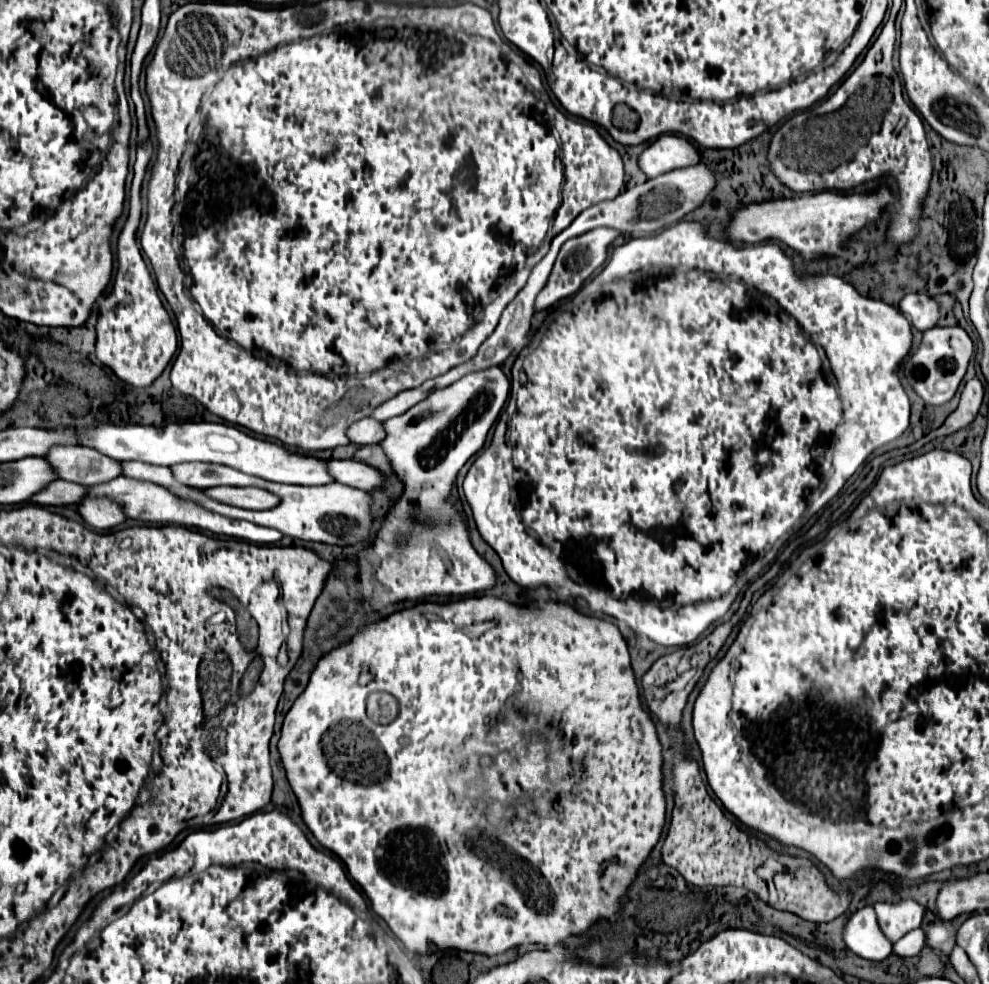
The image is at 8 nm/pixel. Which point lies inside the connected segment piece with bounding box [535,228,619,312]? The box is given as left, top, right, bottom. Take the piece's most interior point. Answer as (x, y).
(579, 257)

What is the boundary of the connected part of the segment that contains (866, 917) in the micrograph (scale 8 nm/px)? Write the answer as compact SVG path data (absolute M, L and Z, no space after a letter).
M871 906L857 910L843 926L843 942L847 948L865 960L885 960L891 954L891 942L881 936L877 916Z

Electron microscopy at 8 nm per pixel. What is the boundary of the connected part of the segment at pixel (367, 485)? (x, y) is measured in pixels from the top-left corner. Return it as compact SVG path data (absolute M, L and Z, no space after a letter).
M329 460L327 470L335 482L347 484L351 488L359 488L365 492L383 484L381 472L357 460Z

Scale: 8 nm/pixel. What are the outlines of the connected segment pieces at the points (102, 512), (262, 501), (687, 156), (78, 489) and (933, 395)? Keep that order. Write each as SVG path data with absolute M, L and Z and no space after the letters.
M85 500L85 504L79 504L79 514L93 530L111 530L119 526L125 516L117 504L111 500Z
M215 486L203 490L211 500L245 508L245 510L269 510L277 504L277 496L261 488L233 488L233 486Z
M663 134L653 144L649 144L639 156L639 168L647 178L655 178L659 174L695 166L699 162L697 150L683 138L675 134Z
M53 480L53 484L47 484L41 492L31 496L31 504L37 506L65 506L75 504L81 500L81 492L85 492L83 486L65 482L65 480Z
M935 326L935 328L929 328L923 332L921 344L913 350L913 354L909 356L909 360L903 366L903 374L905 374L905 380L911 384L911 388L927 404L941 406L955 396L955 392L967 372L967 364L969 364L971 356L973 356L973 342L963 328Z

